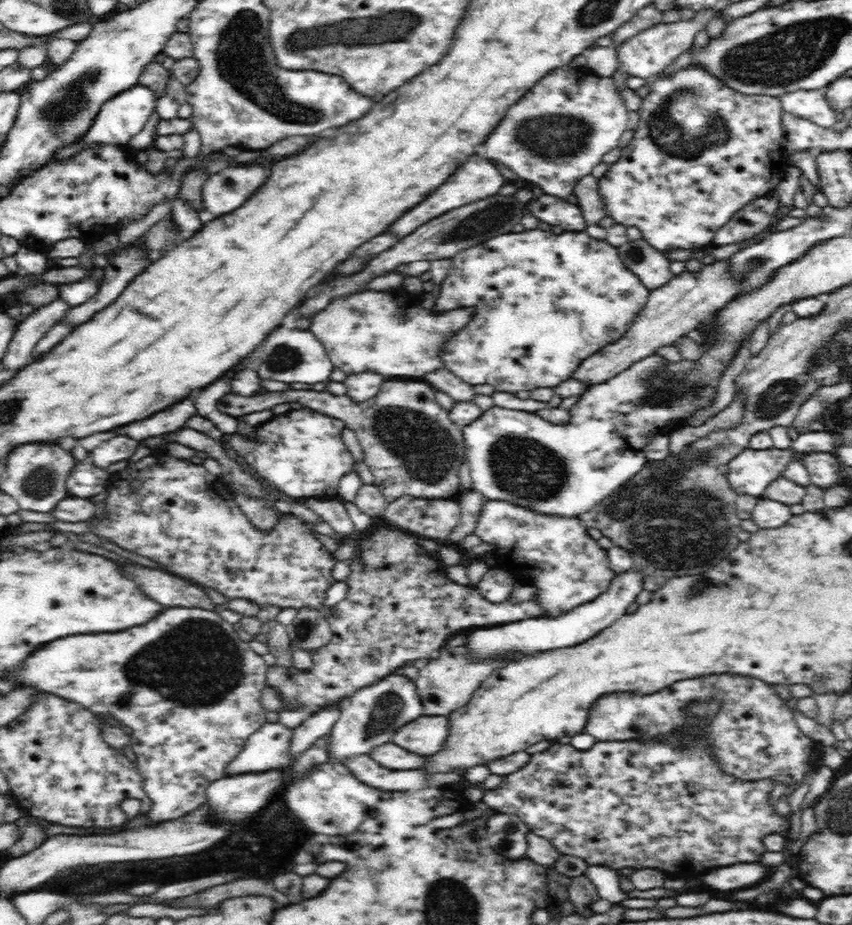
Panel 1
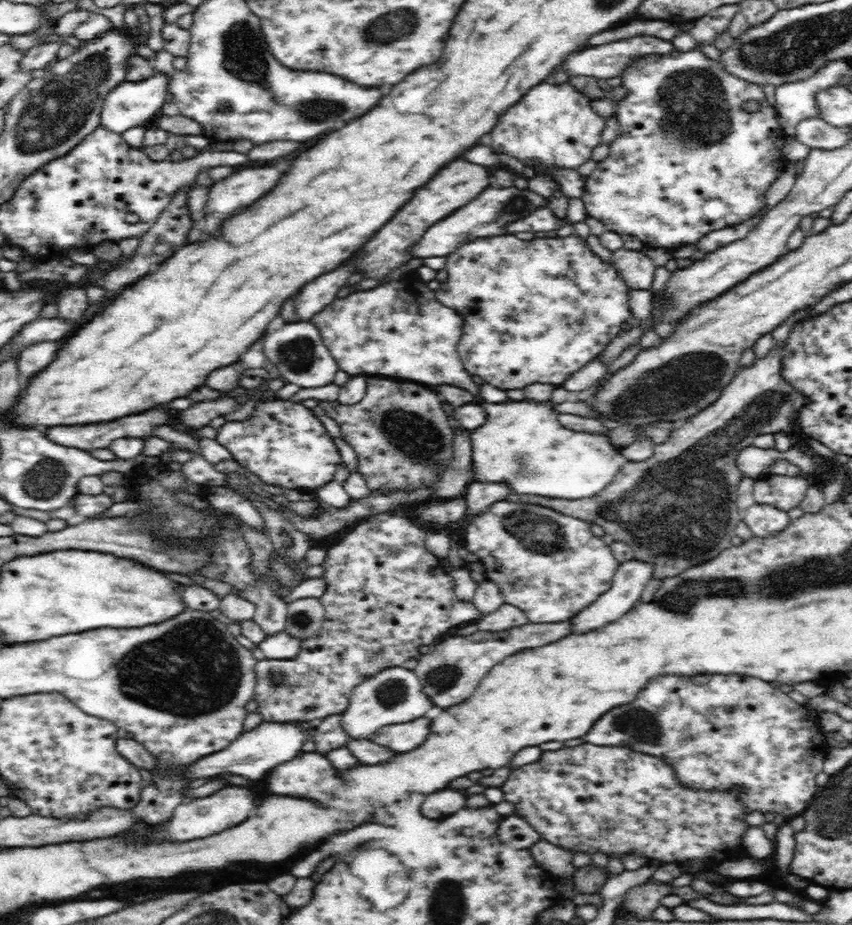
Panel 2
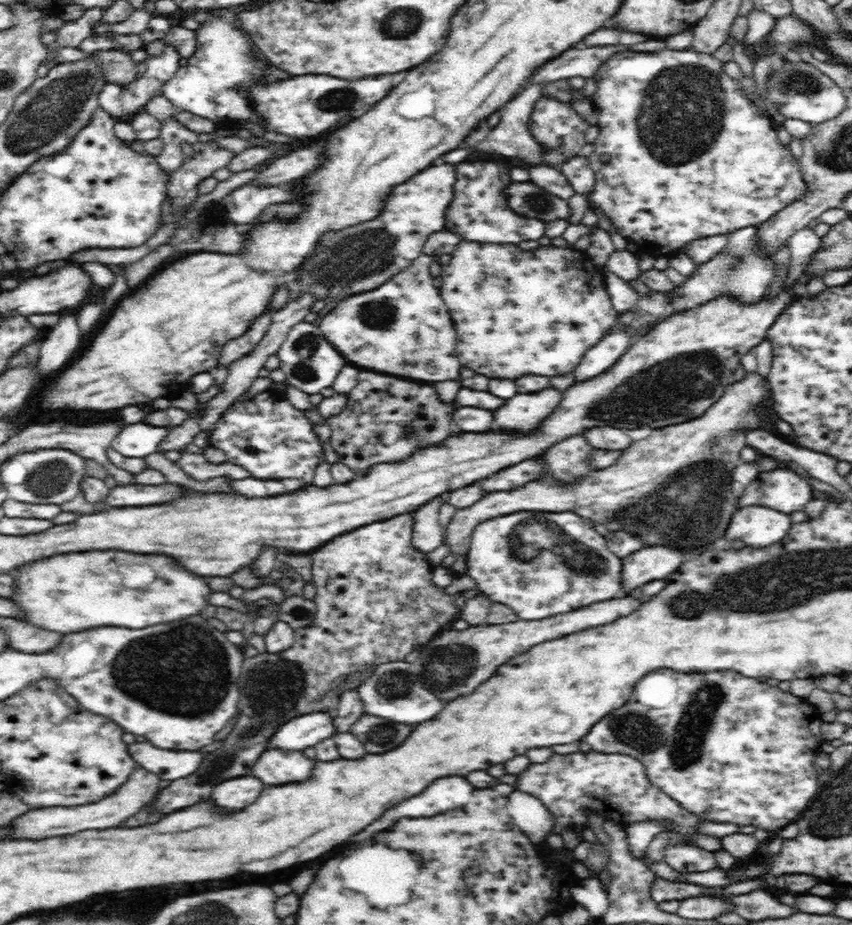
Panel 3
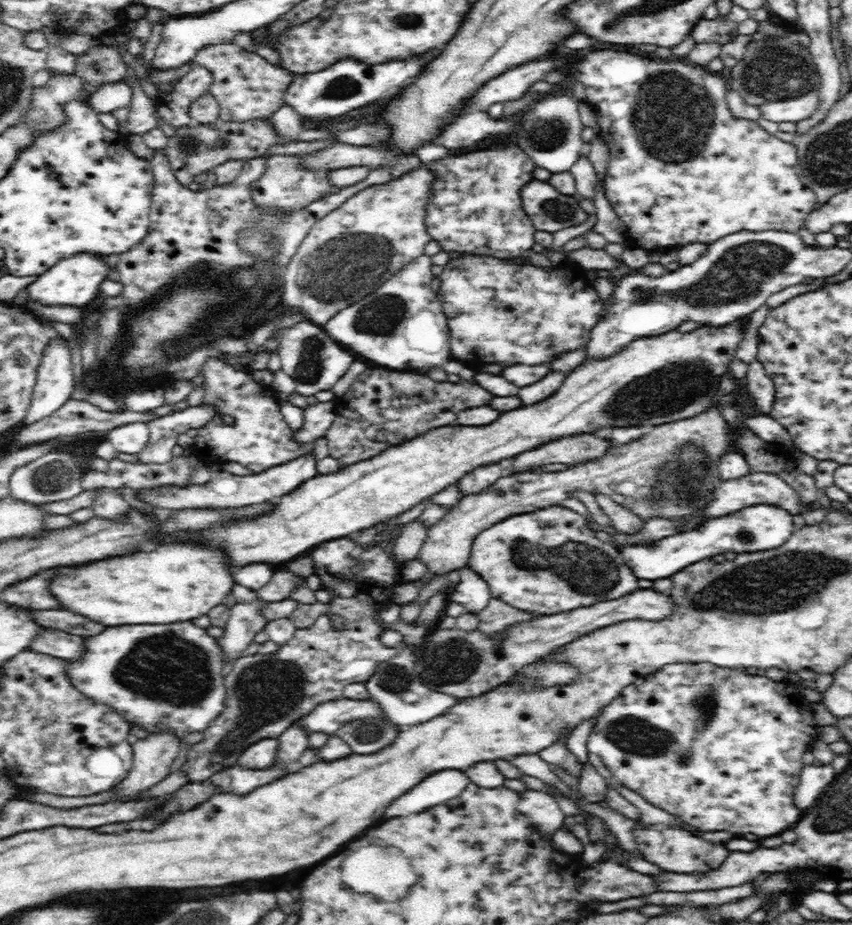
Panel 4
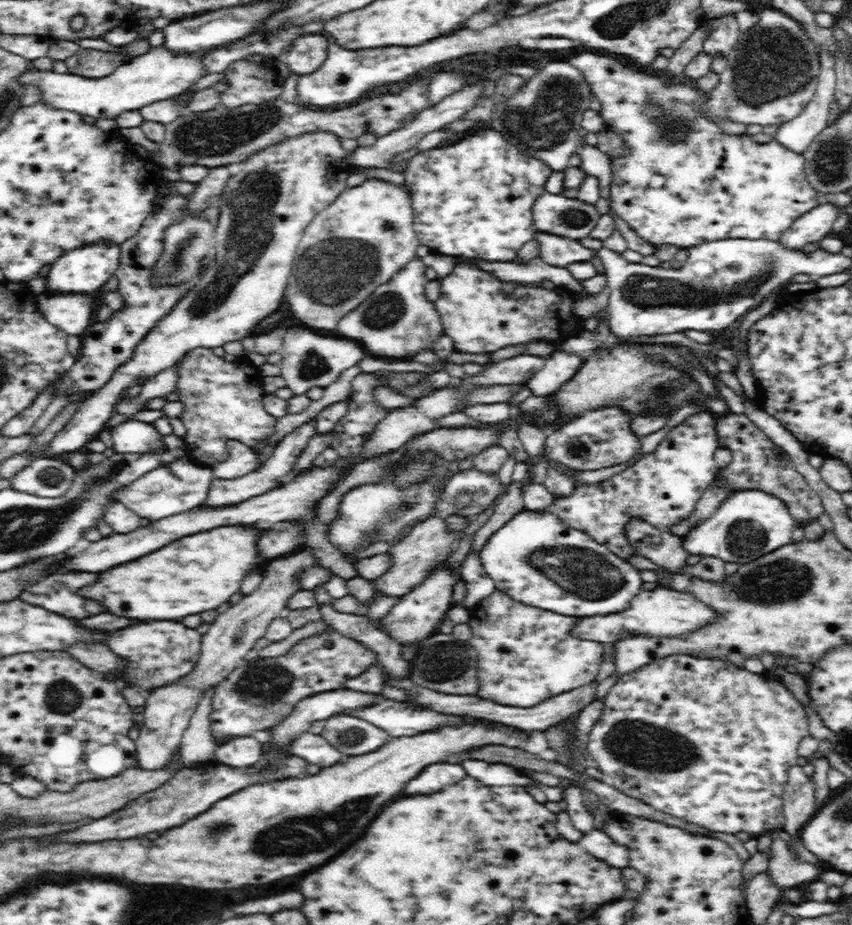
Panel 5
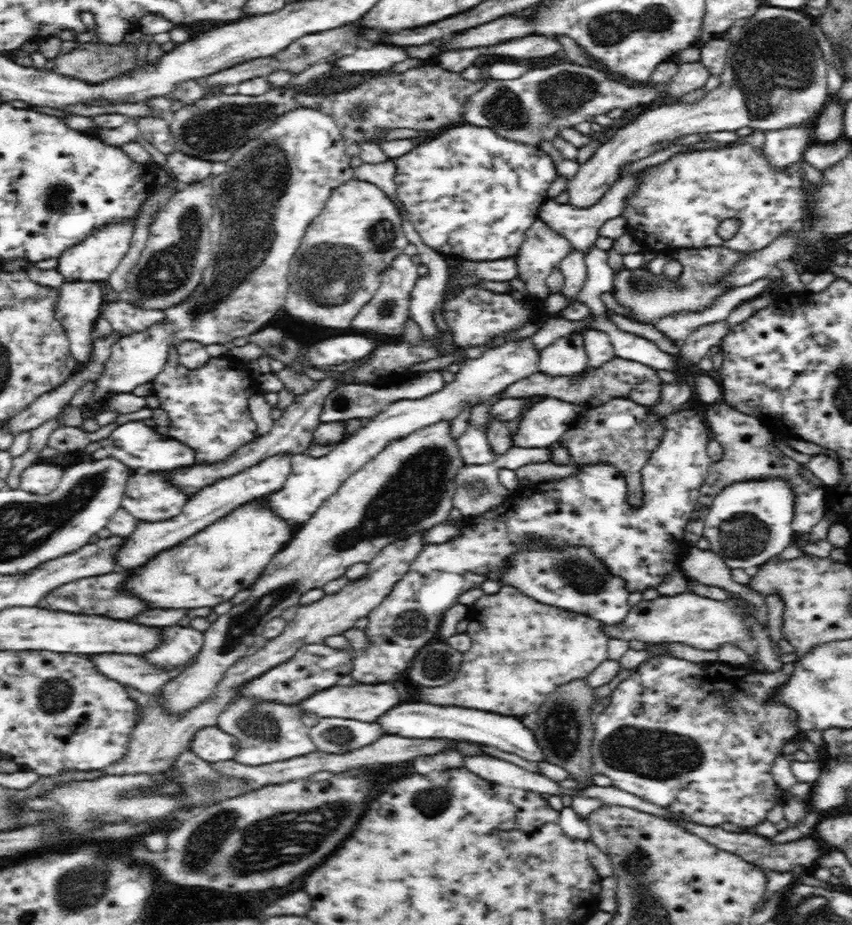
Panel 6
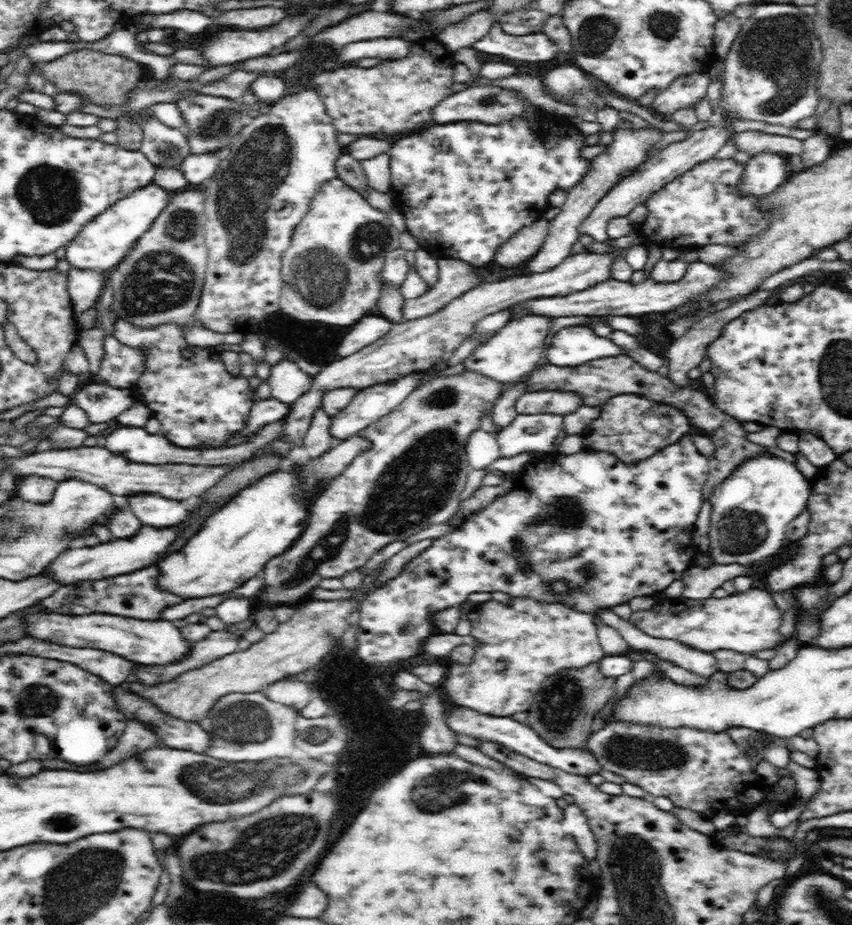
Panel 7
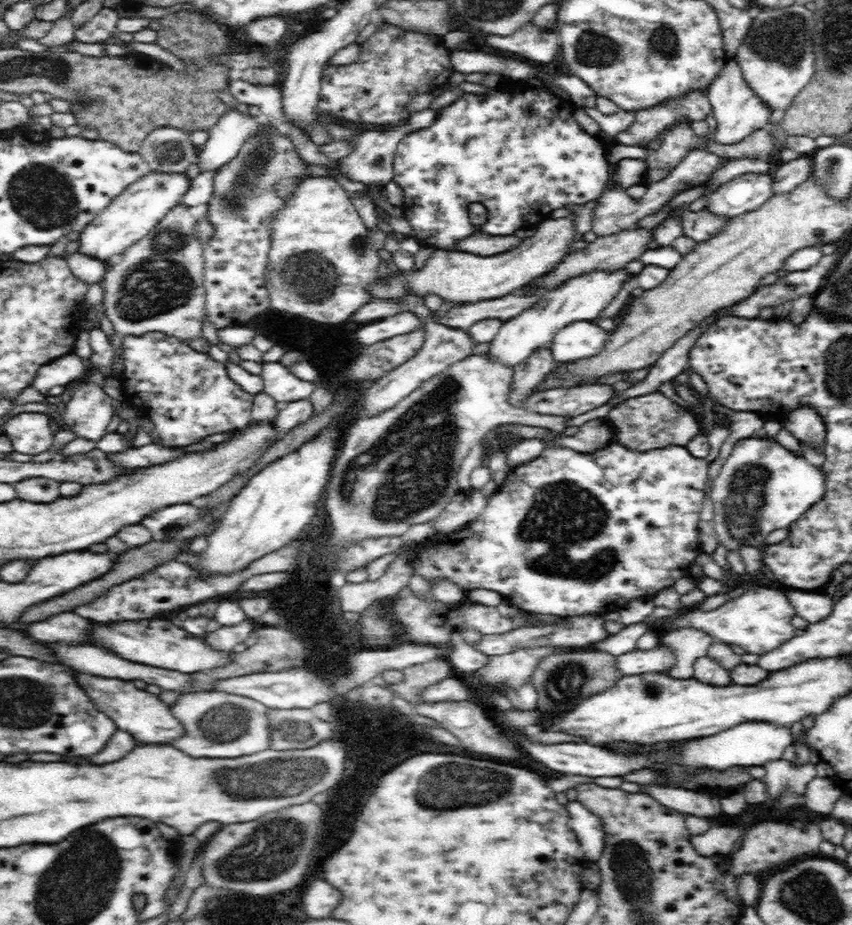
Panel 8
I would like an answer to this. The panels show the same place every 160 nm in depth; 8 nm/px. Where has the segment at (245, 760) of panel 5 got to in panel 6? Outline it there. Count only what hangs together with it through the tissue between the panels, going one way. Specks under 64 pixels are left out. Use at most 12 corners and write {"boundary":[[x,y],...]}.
{"boundary":[[219,726],[192,734],[189,750],[202,760],[237,760],[239,739]]}

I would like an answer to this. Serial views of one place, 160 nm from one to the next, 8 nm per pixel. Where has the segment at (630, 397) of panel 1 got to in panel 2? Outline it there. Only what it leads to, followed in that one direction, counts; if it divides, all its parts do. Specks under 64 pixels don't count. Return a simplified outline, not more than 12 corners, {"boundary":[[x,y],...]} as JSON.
{"boundary":[[482,402],[474,480],[576,501],[629,460],[552,402]]}

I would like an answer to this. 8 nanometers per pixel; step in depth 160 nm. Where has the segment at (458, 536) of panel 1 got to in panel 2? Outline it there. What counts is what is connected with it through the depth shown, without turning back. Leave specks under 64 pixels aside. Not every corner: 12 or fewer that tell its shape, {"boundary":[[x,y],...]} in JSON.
{"boundary":[[471,481],[466,516],[480,515],[508,496],[504,486]]}

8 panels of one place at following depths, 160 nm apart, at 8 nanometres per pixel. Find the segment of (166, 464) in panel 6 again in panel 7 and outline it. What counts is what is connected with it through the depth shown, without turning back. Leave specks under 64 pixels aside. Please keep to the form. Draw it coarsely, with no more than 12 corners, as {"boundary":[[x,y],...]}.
{"boundary":[[288,414],[228,448],[186,449],[142,428],[106,435],[115,455],[144,464],[236,465],[284,436]]}

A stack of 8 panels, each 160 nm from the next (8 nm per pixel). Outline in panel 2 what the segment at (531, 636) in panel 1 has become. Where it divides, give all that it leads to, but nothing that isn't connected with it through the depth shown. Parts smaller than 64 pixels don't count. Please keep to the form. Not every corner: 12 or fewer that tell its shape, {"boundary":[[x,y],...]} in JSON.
{"boundary":[[619,563],[612,586],[571,618],[588,634],[630,611],[653,565]]}

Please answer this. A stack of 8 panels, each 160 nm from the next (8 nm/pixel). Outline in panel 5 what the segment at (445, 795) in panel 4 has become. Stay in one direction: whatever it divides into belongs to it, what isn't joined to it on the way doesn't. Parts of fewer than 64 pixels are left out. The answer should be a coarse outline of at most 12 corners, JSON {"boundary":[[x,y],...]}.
{"boundary":[[460,764],[428,766],[404,794],[434,794],[466,776]]}

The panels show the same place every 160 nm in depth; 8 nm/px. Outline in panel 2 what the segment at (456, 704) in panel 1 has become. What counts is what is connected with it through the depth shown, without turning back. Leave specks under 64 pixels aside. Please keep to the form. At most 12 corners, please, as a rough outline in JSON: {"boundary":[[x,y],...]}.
{"boundary":[[524,624],[450,635],[413,670],[435,706],[464,702],[508,656],[573,634]]}

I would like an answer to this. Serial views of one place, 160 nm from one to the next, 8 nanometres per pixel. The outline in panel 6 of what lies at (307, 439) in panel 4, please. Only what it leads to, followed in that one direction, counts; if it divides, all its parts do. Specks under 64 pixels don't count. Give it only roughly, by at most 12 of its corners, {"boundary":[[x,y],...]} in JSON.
{"boundary":[[276,455],[205,486],[178,516],[139,521],[116,562],[126,570],[200,532],[248,500],[280,490]]}

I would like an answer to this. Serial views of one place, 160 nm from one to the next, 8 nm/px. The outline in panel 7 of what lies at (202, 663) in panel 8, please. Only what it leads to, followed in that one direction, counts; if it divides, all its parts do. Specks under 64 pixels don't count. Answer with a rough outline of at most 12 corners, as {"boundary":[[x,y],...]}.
{"boundary":[[110,614],[28,618],[28,636],[138,664],[182,662],[166,620]]}

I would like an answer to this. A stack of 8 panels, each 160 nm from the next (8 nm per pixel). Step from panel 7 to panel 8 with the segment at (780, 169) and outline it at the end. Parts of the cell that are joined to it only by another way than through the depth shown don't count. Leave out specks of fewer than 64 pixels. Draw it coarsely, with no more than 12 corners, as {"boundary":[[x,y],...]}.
{"boundary":[[770,174],[716,188],[706,210],[732,220],[773,196]]}

